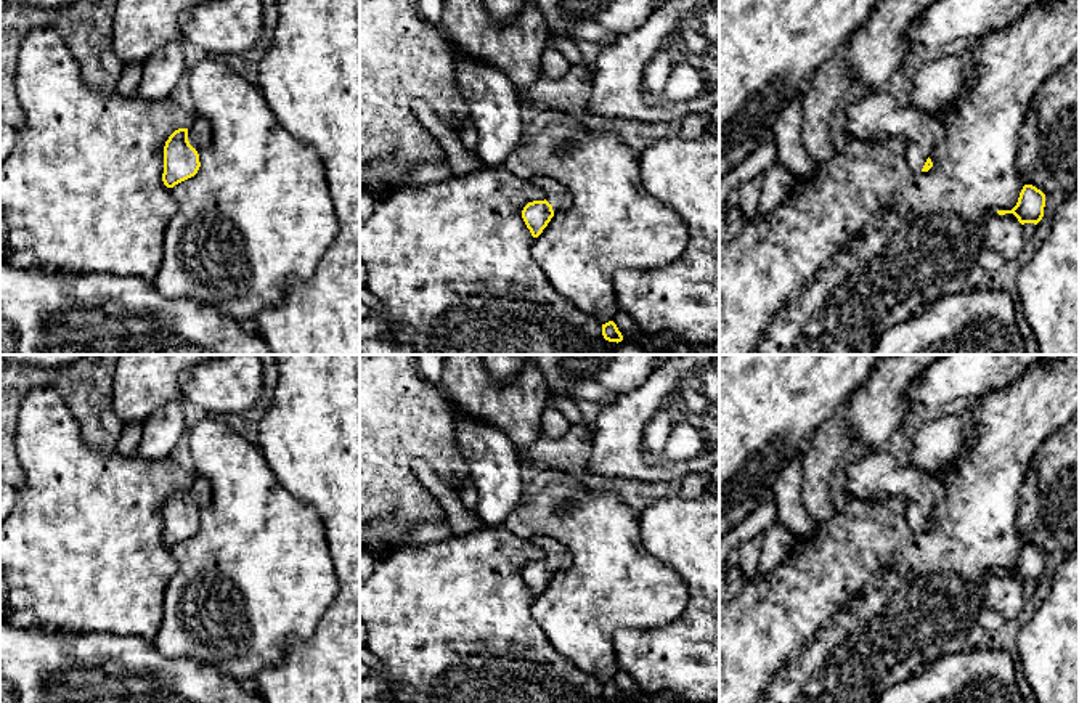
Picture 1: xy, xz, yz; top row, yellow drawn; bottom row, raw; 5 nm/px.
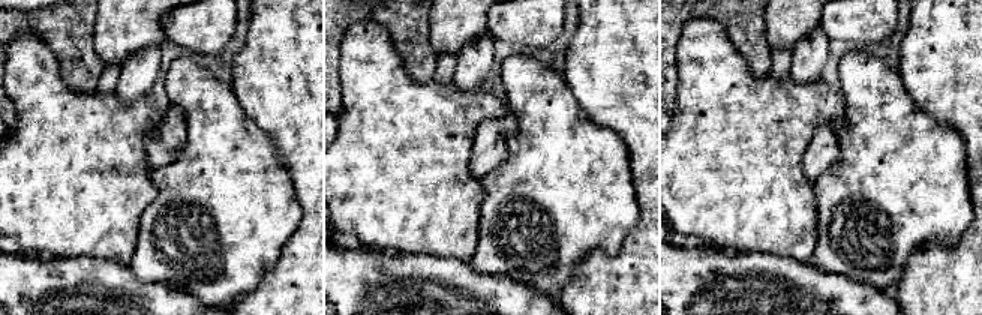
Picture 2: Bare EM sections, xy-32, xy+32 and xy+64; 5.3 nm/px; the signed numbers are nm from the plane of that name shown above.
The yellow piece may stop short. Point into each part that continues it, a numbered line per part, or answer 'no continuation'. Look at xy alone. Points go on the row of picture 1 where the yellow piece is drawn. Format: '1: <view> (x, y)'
1: xy (199, 134)

